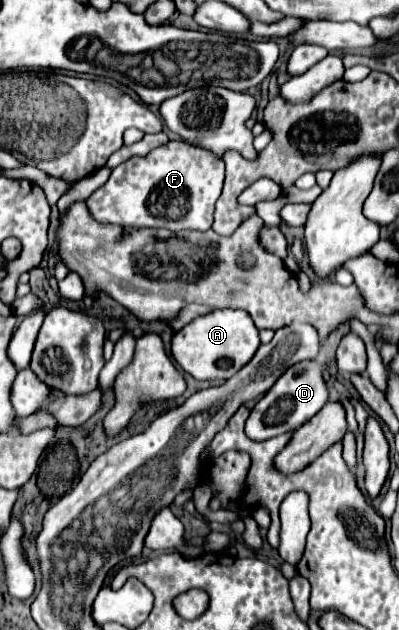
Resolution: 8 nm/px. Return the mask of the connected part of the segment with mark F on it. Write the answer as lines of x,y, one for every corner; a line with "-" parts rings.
182,139
168,141
152,149
146,157
130,157
118,165
110,179
98,187
86,205
90,215
104,225
138,227
138,229
170,229
170,231
206,231
212,227
214,211
196,211
192,205
214,205
222,193
224,161
214,153
194,147

